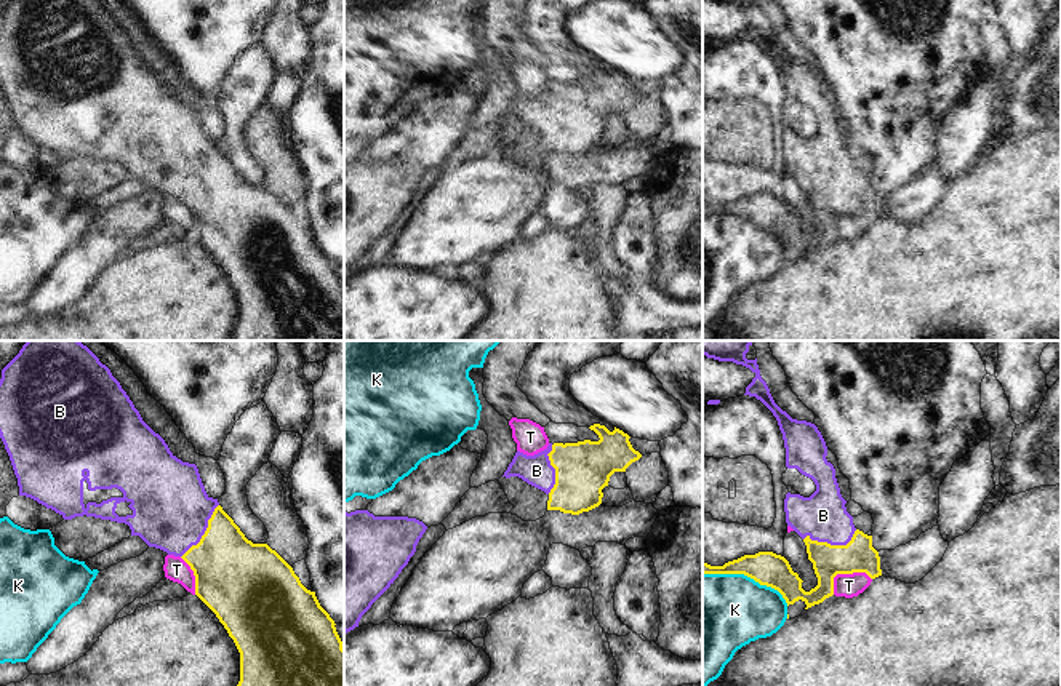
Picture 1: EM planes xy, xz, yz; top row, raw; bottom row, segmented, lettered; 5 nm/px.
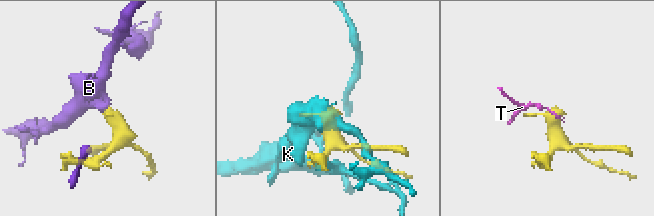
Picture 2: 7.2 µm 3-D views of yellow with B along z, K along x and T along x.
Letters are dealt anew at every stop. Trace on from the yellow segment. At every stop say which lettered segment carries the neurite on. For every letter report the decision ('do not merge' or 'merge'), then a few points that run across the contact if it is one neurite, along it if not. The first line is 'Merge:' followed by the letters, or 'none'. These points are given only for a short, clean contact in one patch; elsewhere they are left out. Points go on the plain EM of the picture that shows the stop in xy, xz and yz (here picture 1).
Merge: B
B: merge; line yz (858, 197), (829, 186), (823, 157)
K: do not merge
T: do not merge

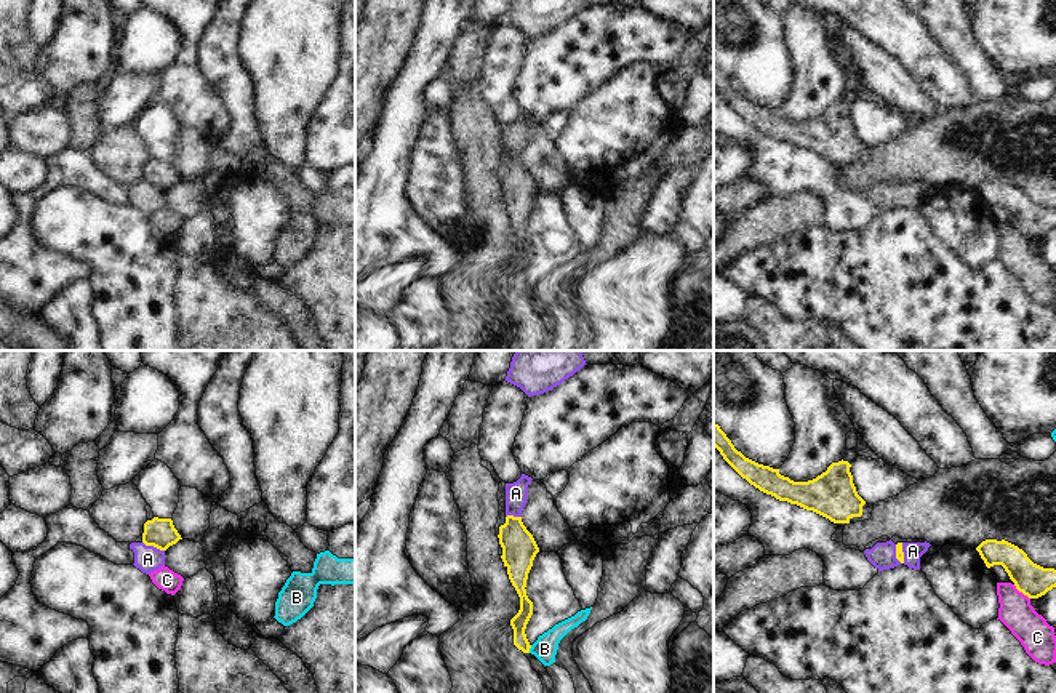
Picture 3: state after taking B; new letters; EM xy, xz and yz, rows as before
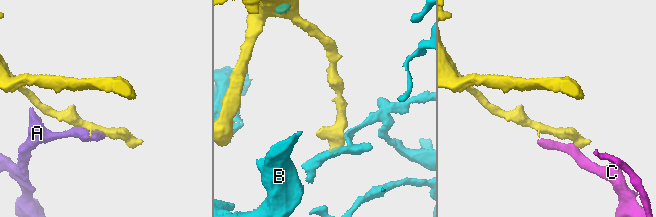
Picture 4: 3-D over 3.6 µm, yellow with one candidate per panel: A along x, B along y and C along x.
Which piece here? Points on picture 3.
Merge: none
A: do not merge
B: do not merge
C: do not merge; line yz (1013, 226), (1029, 240)

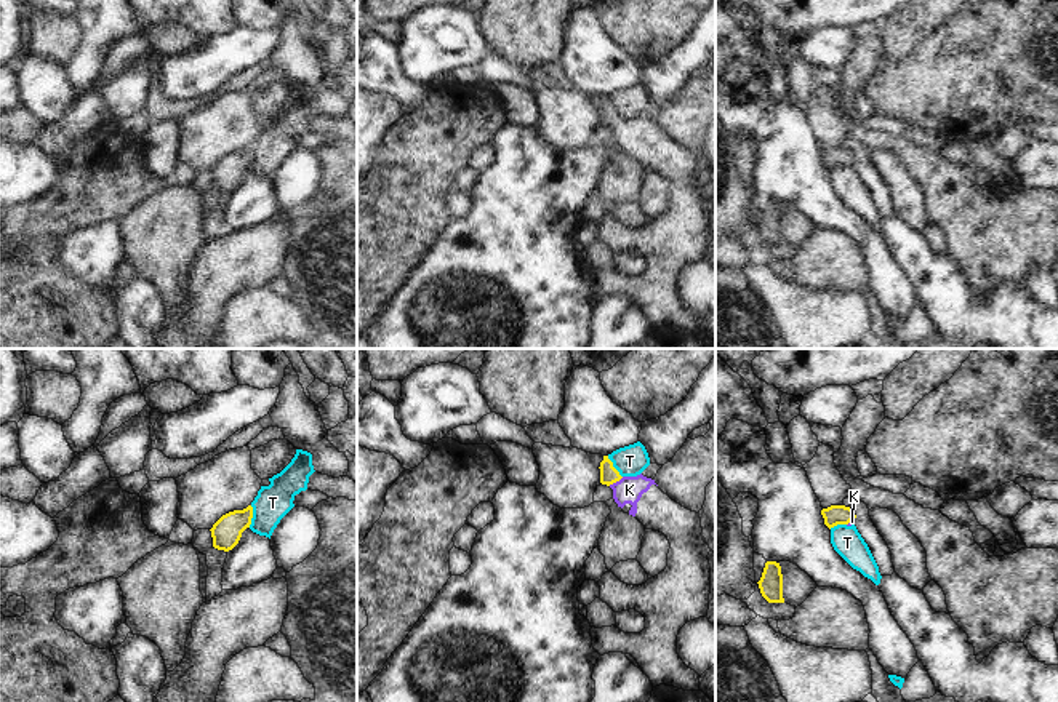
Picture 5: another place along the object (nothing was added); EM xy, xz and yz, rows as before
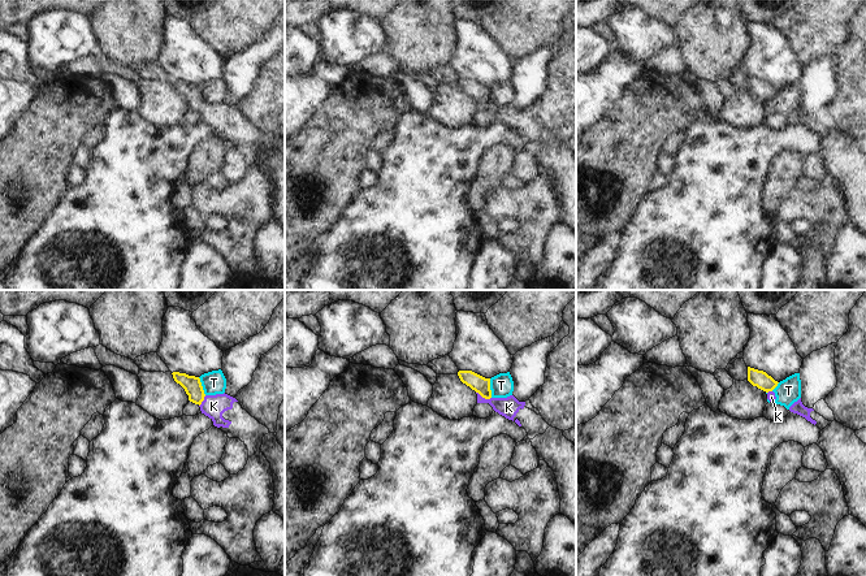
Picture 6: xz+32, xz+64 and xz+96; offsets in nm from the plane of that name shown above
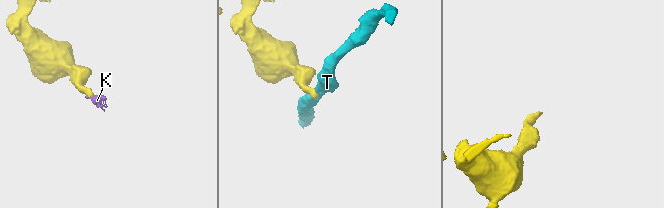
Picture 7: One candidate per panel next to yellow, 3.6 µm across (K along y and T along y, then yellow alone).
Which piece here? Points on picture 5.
Merge: K
K: merge; line xz (609, 117), (615, 123), (629, 131)
T: do not merge; line xy (252, 147), (252, 165), (248, 168)

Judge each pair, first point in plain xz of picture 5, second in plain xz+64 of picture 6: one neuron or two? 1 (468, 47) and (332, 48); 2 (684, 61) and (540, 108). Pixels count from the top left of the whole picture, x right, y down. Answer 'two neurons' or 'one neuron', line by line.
1: one neuron
2: two neurons

